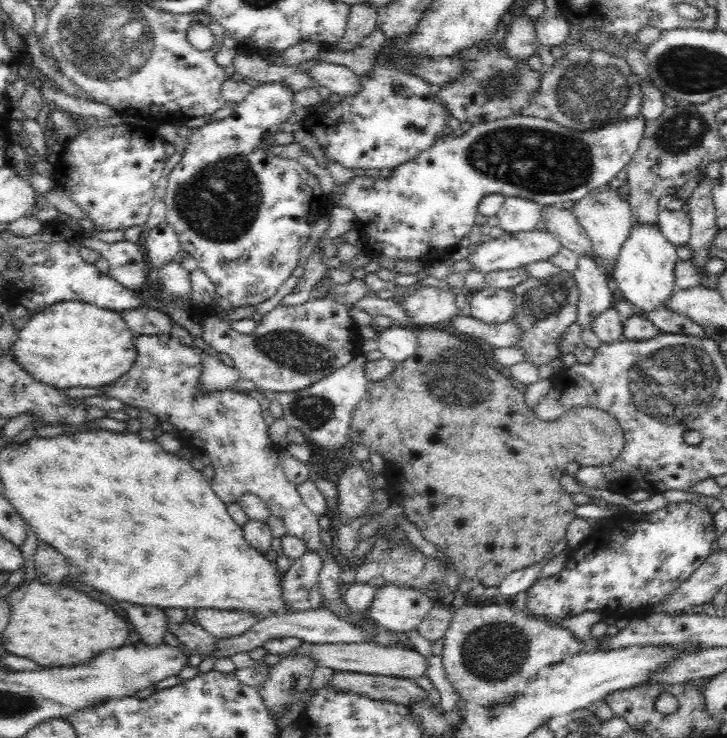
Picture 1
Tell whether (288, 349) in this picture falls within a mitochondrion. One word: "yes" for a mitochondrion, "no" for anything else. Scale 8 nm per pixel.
yes

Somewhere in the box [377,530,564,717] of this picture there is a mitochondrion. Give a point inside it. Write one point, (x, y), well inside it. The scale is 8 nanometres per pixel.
(494, 652)

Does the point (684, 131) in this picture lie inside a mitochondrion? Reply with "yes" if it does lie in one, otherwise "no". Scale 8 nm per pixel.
yes

